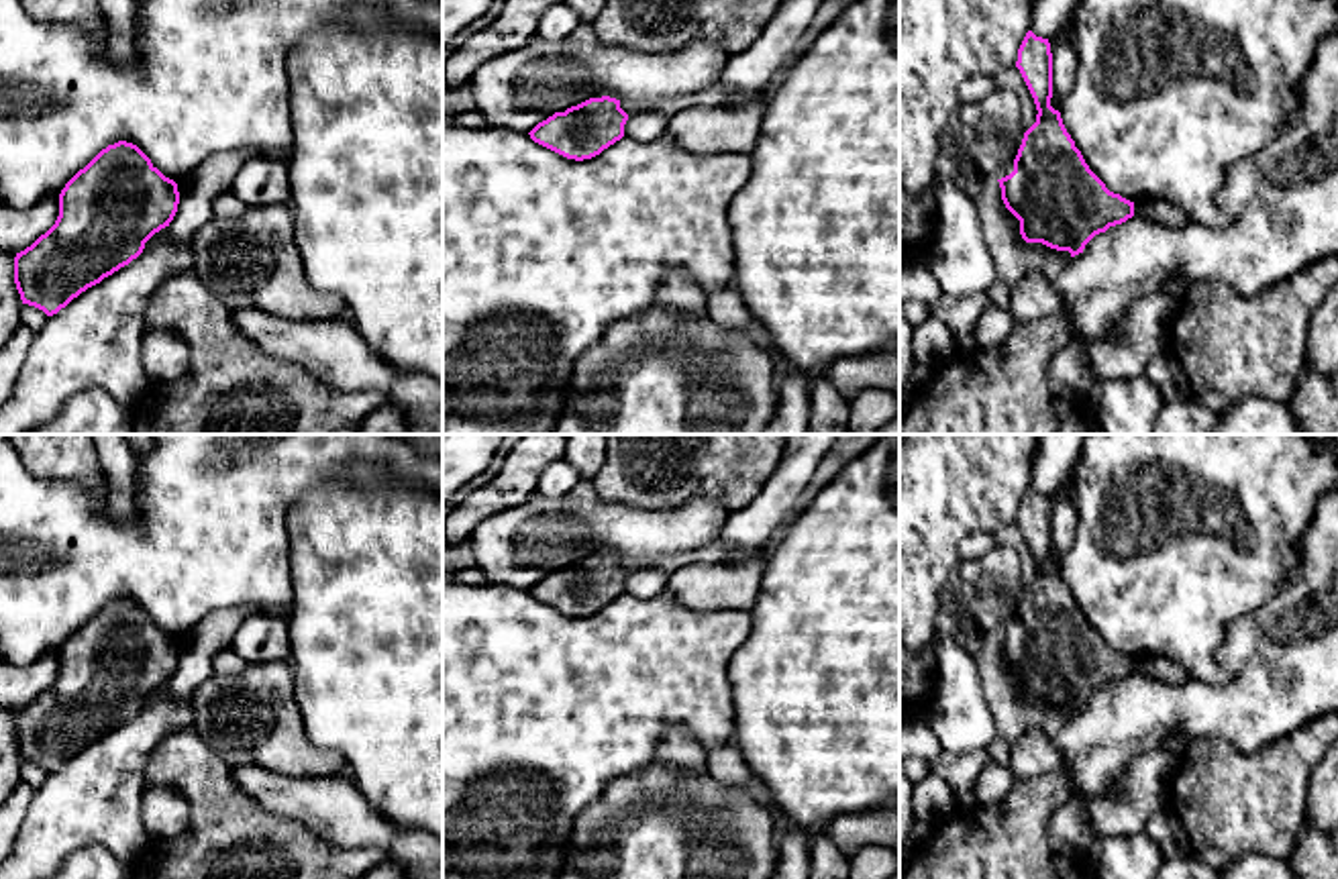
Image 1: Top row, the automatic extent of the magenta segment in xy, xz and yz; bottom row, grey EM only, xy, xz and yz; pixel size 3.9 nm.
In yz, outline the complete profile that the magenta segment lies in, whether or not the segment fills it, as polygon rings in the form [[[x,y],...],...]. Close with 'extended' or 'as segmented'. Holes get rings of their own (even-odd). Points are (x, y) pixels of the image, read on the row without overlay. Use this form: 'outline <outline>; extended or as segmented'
outline [[[1026,489],[1016,524],[1036,561],[1036,579],[1024,589],[1014,628],[999,638],[1006,665],[1020,677],[1026,700],[1042,700],[1071,714],[1110,683],[1134,673],[1134,659],[1114,651],[1089,626],[1050,563],[1052,510],[1048,496]]]; as segmented

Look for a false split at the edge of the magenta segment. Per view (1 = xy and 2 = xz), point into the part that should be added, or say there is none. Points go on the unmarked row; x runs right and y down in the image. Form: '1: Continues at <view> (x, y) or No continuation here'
1: No continuation here
2: No continuation here

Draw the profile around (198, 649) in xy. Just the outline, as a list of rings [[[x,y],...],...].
[[[247,606],[214,610],[177,640],[179,661],[167,683],[175,702],[192,697],[196,687],[212,675],[216,657],[230,649],[237,630],[253,614],[257,612]]]

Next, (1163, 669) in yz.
[[[1140,659],[1134,661],[1134,673],[1159,679],[1159,681],[1185,681],[1187,673],[1171,659]]]

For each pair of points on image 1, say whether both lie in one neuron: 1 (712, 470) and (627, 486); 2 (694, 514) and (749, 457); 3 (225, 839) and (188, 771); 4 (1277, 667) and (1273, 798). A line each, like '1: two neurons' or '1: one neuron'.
1: one neuron
2: two neurons
3: one neuron
4: two neurons

